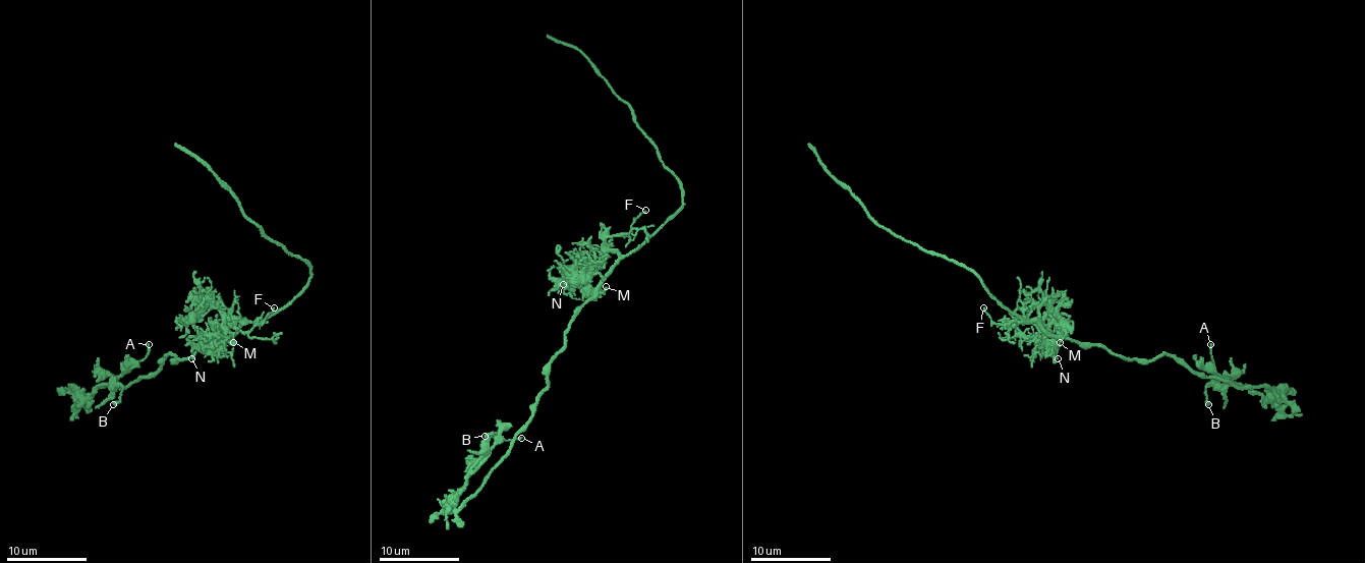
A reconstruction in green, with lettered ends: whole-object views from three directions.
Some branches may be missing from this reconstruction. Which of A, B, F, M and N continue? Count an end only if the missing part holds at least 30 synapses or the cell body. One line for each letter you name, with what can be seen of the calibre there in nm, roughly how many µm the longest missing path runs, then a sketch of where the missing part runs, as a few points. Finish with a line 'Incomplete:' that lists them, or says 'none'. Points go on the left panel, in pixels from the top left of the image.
Incomplete: none

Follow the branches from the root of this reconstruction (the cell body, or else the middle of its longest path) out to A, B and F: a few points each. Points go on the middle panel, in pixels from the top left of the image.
A: (593, 290), (550, 366), (527, 426), (459, 506), (457, 492), (489, 450), (521, 438)
B: (593, 290), (550, 366), (527, 426), (459, 506), (457, 492), (495, 434), (485, 436)
F: (593, 290), (587, 277), (595, 269), (602, 242), (608, 236), (624, 236), (632, 222), (645, 210)

